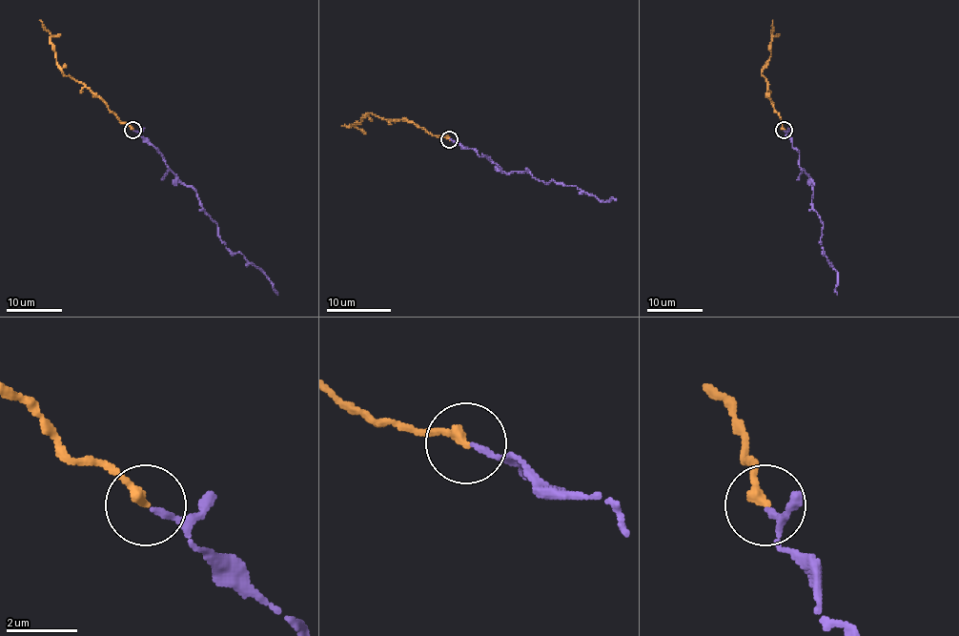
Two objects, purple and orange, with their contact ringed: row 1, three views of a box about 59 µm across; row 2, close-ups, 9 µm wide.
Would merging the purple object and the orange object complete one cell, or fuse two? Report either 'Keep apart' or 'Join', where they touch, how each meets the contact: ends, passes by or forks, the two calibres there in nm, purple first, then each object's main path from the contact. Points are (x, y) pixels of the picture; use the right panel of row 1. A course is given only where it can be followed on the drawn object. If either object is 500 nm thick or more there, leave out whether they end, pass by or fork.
Join. Place: (784, 130). At the ring purple ends. At the ring orange ends. Thickness 150 nm (purple) against 280 nm. Course of purple: (784, 131), (799, 153), (799, 166), (813, 182), (811, 206), (823, 224), (822, 247), (837, 272), (837, 295). Course of orange: (784, 129), (768, 97), (766, 80), (761, 73), (771, 55), (772, 20)

